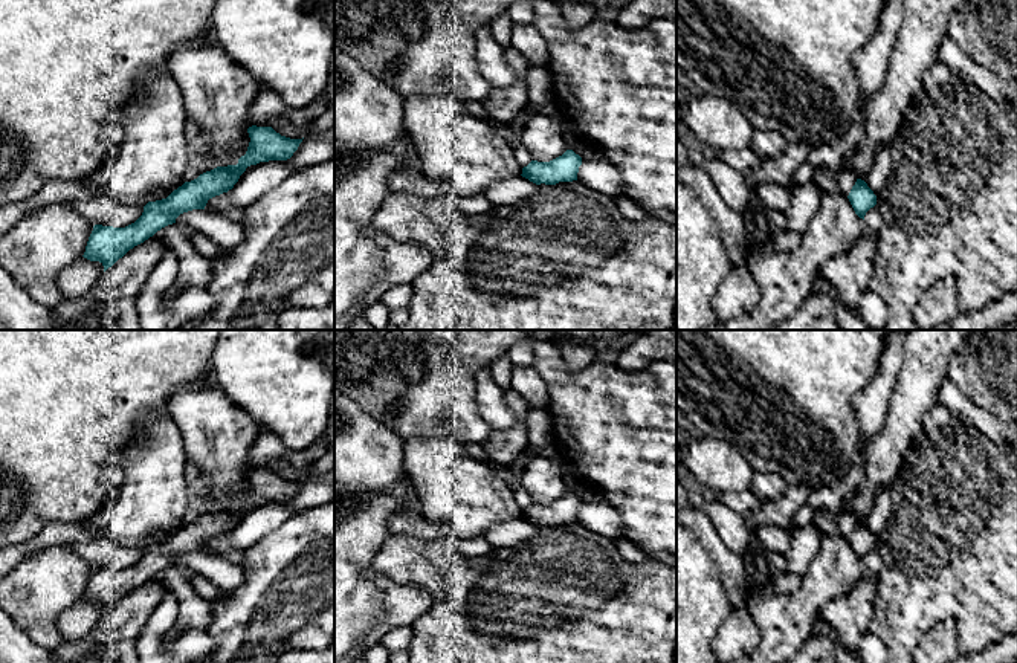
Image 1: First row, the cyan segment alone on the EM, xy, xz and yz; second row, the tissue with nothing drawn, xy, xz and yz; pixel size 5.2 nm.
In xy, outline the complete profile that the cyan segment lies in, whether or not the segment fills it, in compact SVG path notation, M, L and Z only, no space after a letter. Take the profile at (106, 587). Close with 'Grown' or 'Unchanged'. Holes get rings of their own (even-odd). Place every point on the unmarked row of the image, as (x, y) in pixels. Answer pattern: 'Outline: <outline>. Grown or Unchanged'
Outline: M252 467L247 475L250 480L247 493L237 507L217 509L185 524L166 541L148 544L142 558L125 570L95 567L82 599L99 603L105 614L130 591L162 570L176 565L180 556L205 551L209 541L232 532L247 509L269 503L287 503L302 484L302 481L281 478L272 469Z. Unchanged

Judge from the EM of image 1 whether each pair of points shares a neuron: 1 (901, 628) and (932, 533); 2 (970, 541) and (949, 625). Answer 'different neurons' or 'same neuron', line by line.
1: same neuron
2: different neurons

